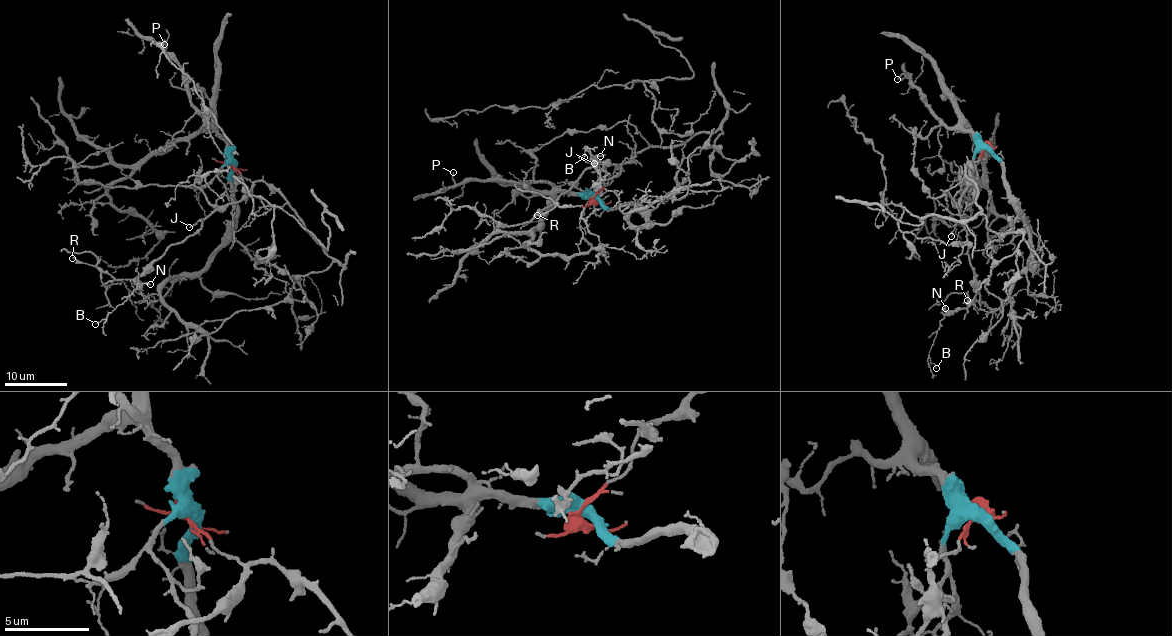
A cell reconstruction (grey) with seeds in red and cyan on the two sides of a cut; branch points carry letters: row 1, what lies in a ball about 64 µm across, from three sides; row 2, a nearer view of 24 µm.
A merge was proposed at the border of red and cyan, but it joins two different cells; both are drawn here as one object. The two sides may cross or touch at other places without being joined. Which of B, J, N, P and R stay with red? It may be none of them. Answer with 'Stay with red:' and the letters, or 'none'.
Stay with red: B, J, N, R

